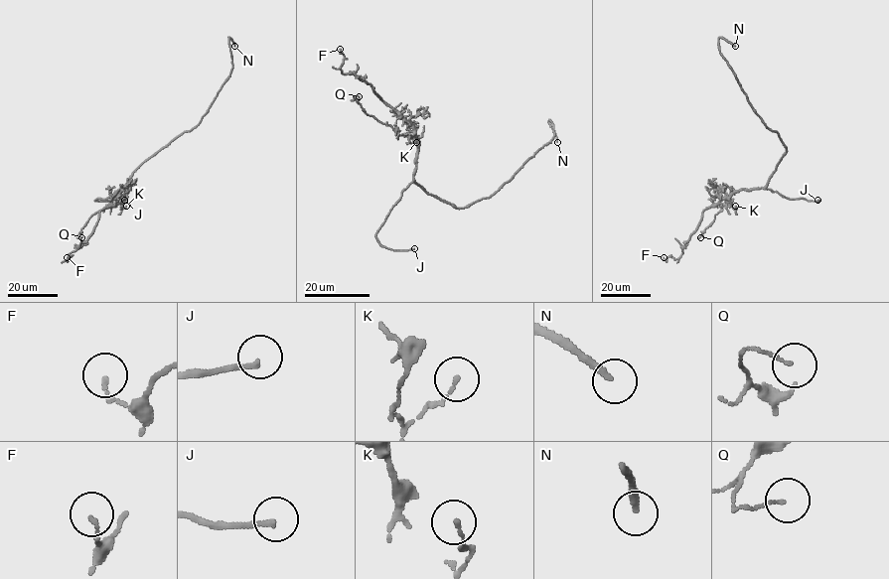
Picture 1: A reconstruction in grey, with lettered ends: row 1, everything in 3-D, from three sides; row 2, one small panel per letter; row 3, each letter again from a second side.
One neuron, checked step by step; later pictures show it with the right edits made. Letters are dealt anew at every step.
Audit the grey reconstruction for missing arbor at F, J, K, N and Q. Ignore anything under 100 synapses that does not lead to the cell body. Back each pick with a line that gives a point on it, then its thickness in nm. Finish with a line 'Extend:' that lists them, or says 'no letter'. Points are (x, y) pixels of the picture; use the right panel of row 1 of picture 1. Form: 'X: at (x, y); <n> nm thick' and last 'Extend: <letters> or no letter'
J: at (817, 200); 190 nm thick
N: at (735, 46); 240 nm thick
Extend: J, N

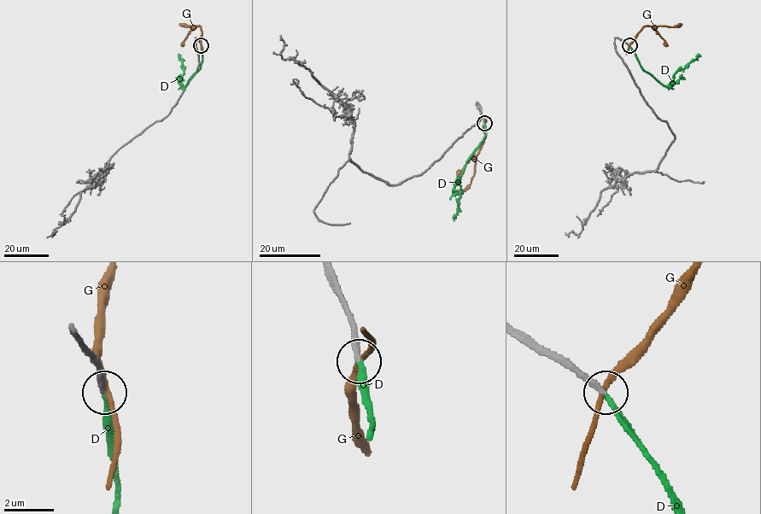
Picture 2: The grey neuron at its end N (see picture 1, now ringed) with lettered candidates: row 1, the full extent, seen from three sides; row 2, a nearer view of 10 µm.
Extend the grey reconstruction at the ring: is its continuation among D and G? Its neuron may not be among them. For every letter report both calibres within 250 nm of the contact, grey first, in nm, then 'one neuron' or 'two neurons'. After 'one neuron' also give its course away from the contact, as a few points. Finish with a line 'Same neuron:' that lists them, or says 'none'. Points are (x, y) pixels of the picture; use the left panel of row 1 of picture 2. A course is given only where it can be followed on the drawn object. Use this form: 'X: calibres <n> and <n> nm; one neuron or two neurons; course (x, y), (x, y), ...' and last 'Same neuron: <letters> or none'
D: calibres 240 and 200 nm; one neuron; course (201, 45), (200, 68), (184, 87), (181, 84), (184, 68), (178, 54)
G: calibres 280 and 220 nm; two neurons
Same neuron: D

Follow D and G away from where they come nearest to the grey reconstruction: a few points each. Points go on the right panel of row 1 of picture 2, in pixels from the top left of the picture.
D: (629, 45), (642, 68), (668, 87), (676, 73), (695, 60), (698, 54)
G: (629, 45), (645, 26), (677, 26), (681, 24)

